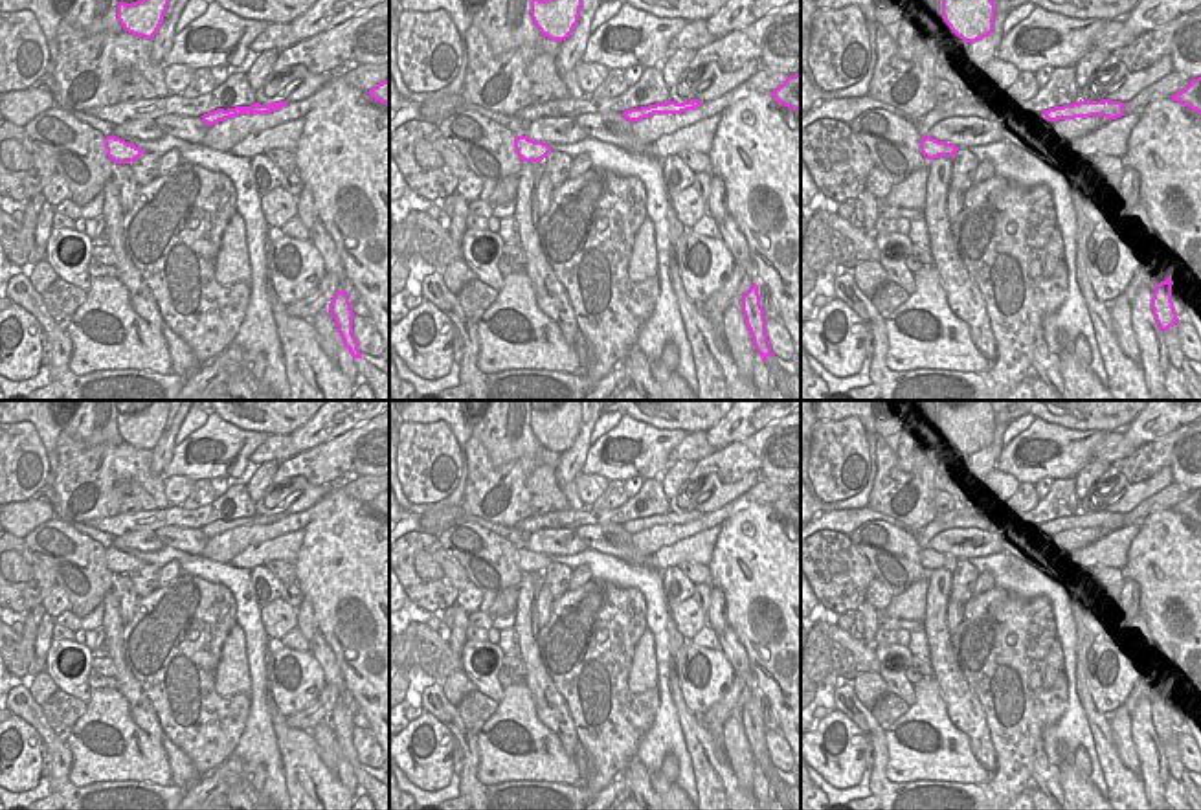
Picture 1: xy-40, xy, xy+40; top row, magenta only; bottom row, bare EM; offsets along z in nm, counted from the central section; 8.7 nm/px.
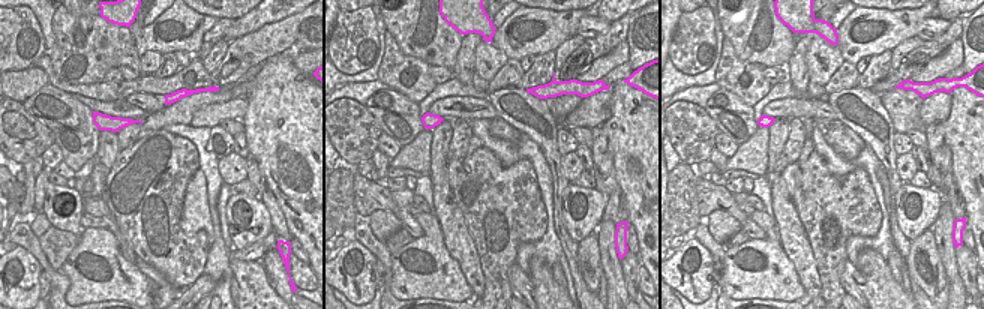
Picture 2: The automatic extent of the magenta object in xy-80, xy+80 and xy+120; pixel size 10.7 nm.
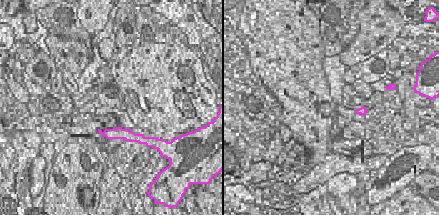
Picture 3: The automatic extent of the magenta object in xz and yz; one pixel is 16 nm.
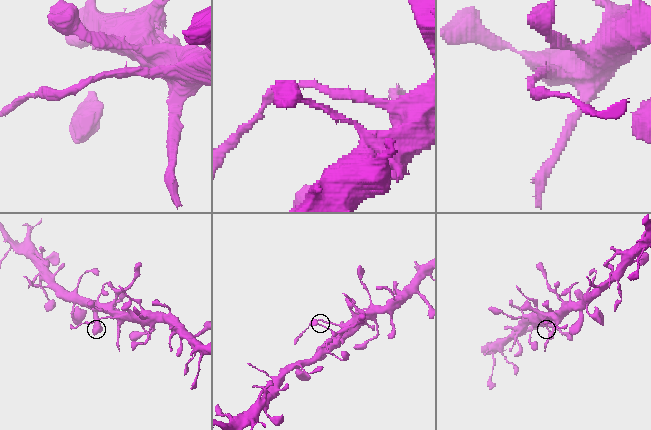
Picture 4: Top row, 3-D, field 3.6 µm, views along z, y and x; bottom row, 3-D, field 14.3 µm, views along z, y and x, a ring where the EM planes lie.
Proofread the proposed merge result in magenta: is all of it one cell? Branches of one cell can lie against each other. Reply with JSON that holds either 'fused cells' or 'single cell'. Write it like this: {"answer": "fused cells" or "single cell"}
{"answer": "fused cells"}

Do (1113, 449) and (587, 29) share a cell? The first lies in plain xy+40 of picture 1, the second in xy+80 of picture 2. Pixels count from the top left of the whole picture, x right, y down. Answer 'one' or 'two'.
one

